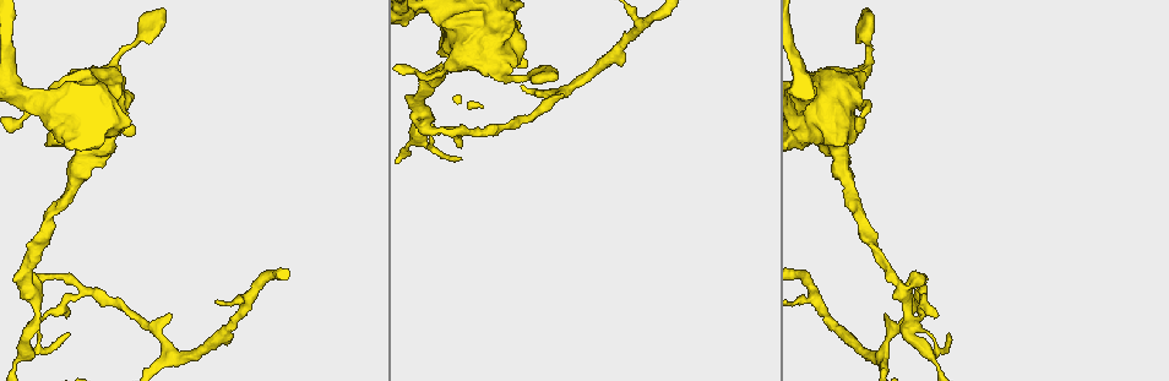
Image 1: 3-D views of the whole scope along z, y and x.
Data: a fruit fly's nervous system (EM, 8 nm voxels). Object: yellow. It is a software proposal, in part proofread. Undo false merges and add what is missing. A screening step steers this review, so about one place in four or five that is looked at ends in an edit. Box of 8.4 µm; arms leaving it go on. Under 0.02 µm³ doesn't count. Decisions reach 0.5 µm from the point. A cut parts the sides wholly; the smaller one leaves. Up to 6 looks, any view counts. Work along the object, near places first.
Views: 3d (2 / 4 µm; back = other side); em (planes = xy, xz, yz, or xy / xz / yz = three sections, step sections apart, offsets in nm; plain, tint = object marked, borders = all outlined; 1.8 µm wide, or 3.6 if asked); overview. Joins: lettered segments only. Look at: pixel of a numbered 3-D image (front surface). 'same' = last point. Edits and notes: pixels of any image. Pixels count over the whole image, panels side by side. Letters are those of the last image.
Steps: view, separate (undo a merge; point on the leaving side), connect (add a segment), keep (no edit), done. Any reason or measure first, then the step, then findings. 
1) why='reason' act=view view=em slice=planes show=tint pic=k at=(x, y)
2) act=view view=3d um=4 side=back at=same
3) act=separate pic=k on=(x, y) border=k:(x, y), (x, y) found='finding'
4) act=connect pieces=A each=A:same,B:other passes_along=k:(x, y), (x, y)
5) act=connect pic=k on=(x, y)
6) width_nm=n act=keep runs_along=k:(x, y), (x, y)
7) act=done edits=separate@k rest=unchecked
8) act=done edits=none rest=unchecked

why='free end' act=view view=em slice=planes show=borders pic=1 at=(165, 315)

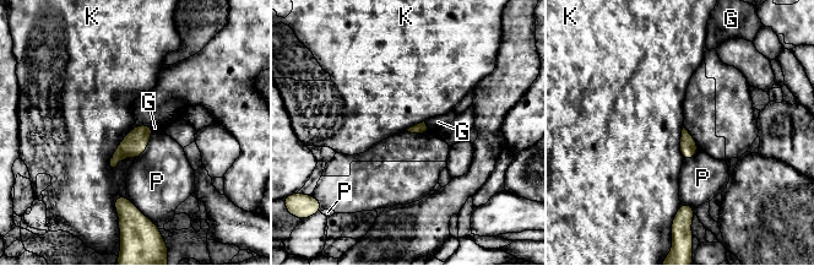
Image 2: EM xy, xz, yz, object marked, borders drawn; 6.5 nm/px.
act=keep each=G:other,K:other,P:other border=2:(136, 125), (113, 152), (112, 168) found='none of them fits'

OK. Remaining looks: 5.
why='abrupt turn' act=view view=em slice=planes show=borders pic=1 at=(424, 110)

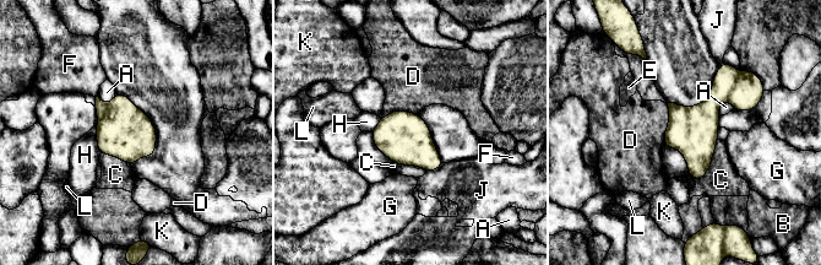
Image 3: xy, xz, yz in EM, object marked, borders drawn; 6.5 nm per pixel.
longest_contact=C:320nm act=separate pic=3 on=(746, 93) each=A:other,B:other,C:other,D:other,E:other,F:other,G:other,H:other,J:other,K:other,L:other border=3:(740, 71), (727, 98) found='two cells meet here'

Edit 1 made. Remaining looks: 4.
why='calibre changes' act=view view=em um=3.6 slice=planes show=tint pic=1 at=(839, 149)

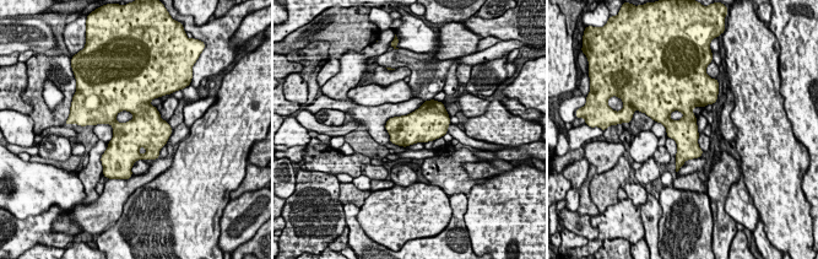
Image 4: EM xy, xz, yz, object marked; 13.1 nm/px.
act=view view=em um=3.6 slice=planes show=borders at=same

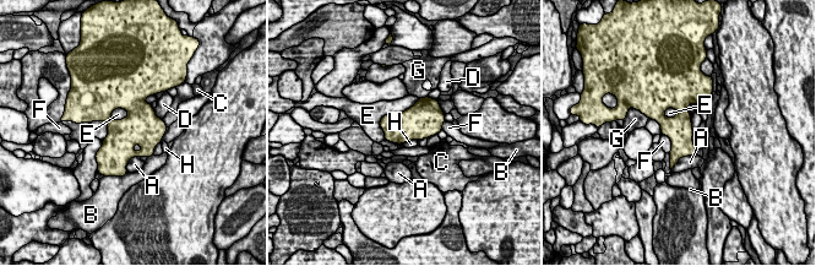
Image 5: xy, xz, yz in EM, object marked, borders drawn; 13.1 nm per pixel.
width_nm=420 longest_contact=E:750nm act=keep each=A:other,B:other,C:other,D:other,E:other,F:other,G:other,H:other found='continuous, no second cell'

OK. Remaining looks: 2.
act=done edits=separate@3 rest=unchecked

